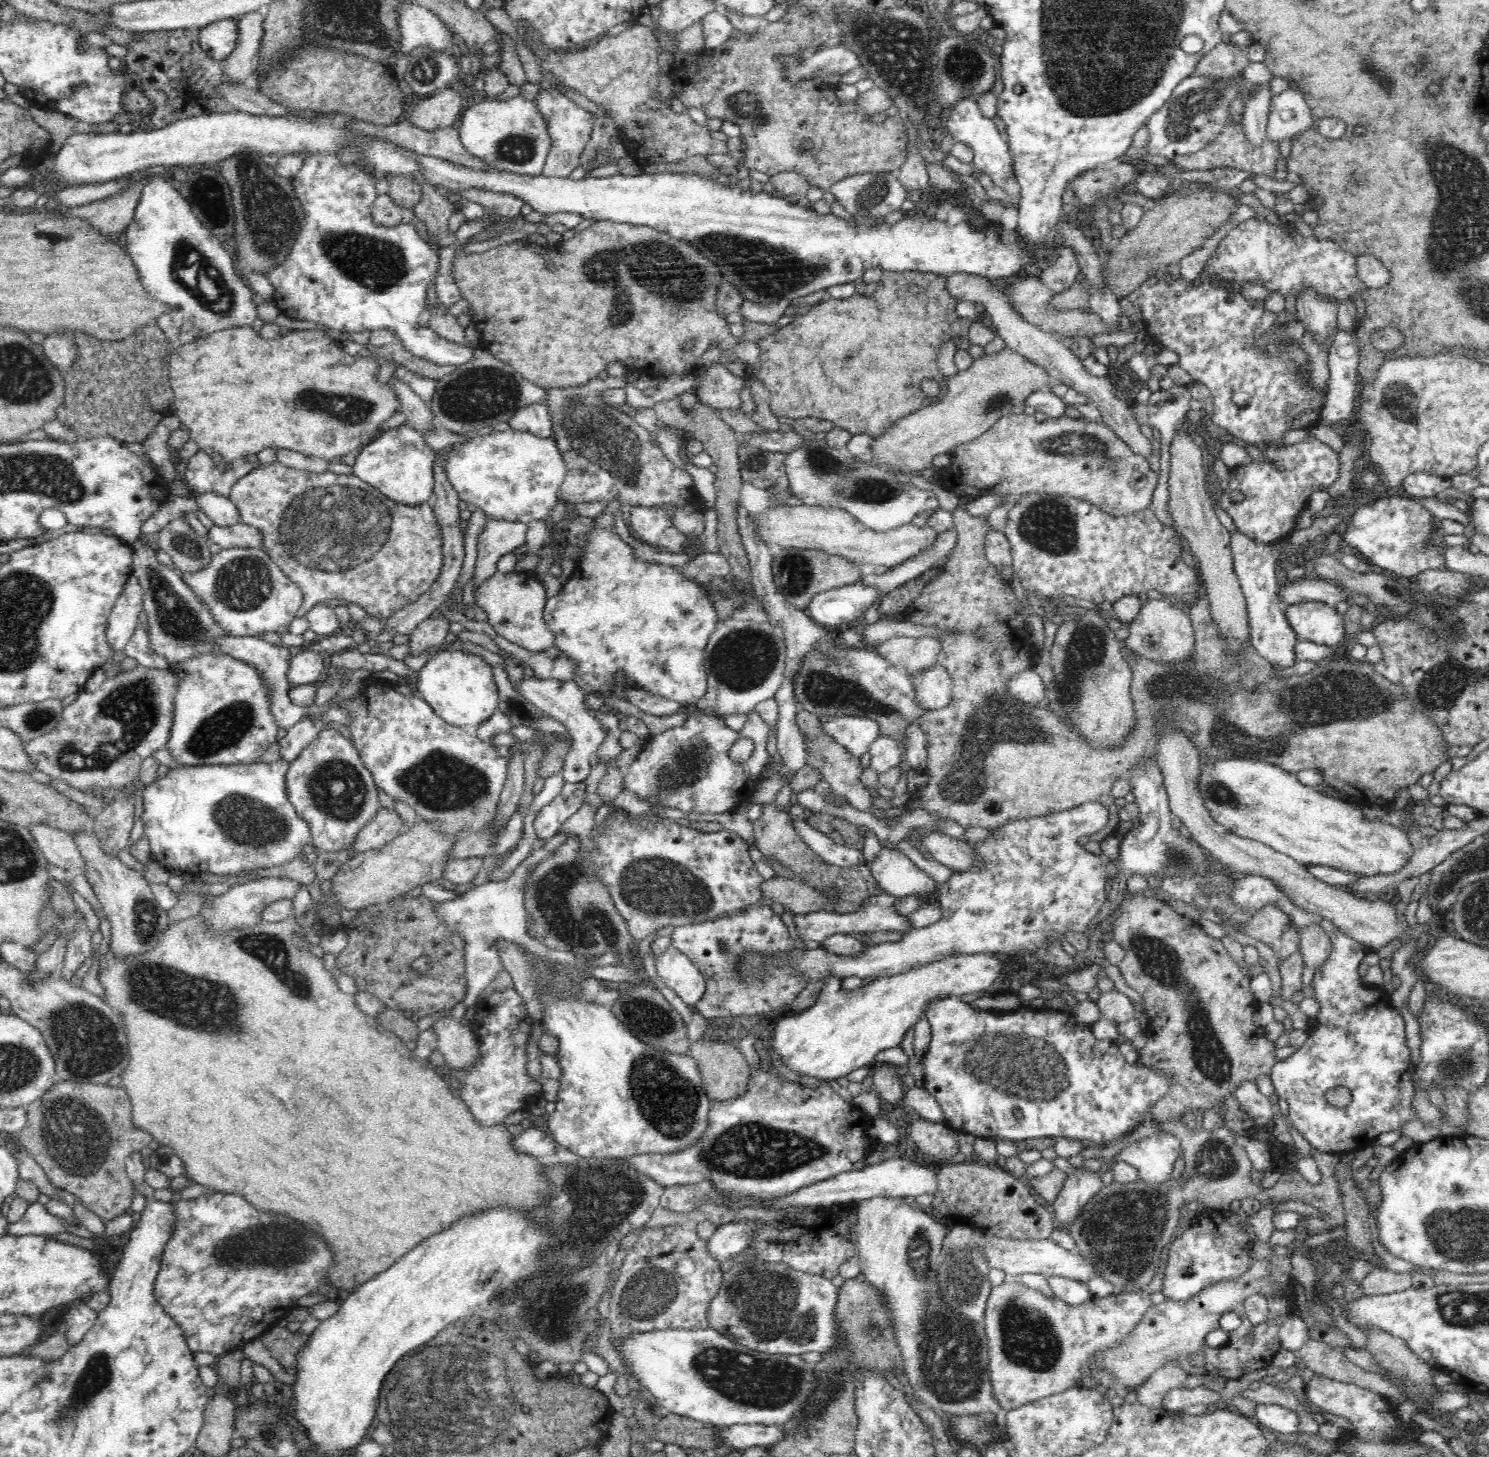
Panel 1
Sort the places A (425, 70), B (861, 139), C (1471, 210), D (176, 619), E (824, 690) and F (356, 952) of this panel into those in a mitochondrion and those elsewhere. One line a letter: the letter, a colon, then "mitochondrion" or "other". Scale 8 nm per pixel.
A: mitochondrion
B: other
C: mitochondrion
D: mitochondrion
E: mitochondrion
F: other

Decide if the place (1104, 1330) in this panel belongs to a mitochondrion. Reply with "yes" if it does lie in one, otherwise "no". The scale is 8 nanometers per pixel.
no

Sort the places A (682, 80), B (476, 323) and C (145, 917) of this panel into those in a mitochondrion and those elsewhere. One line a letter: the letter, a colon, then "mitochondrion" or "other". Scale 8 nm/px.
A: other
B: other
C: mitochondrion

